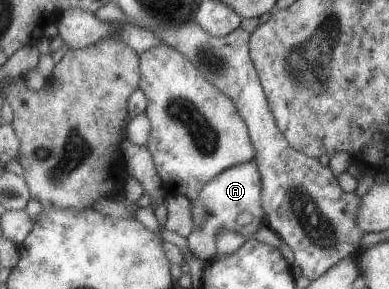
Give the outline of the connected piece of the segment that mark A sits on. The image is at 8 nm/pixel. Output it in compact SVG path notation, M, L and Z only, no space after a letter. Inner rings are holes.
M255 159L232 166L223 172L220 172L197 196L197 200L191 201L191 218L195 222L195 228L187 237L190 252L203 261L209 261L216 256L215 238L223 230L233 230L243 234L249 239L262 226L261 222L265 220L266 214L262 207L262 178L259 166ZM243 212L249 212L253 219L249 224L237 224L238 216Z

